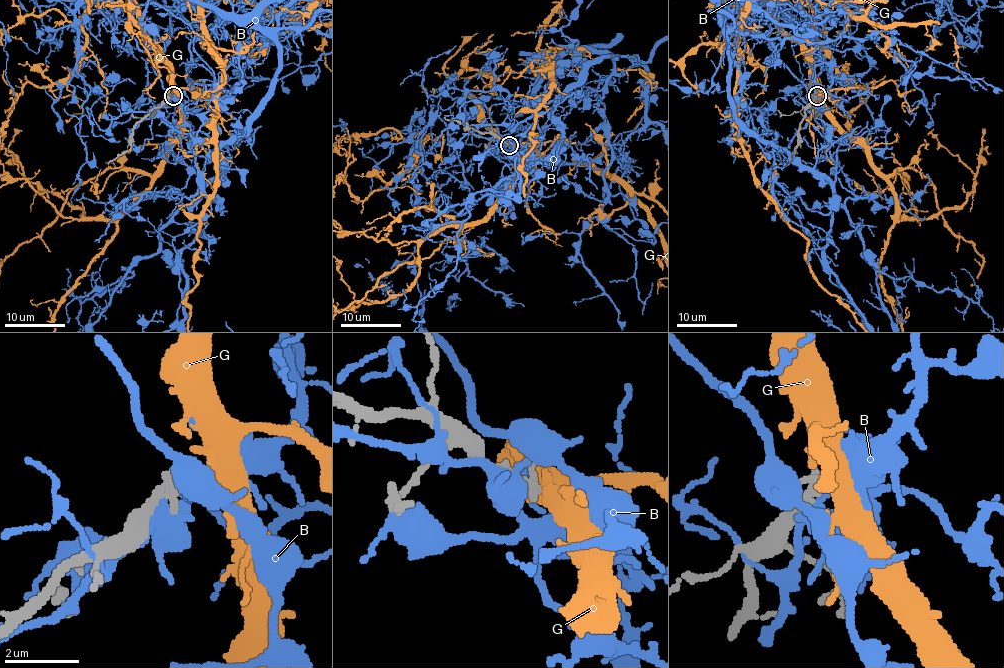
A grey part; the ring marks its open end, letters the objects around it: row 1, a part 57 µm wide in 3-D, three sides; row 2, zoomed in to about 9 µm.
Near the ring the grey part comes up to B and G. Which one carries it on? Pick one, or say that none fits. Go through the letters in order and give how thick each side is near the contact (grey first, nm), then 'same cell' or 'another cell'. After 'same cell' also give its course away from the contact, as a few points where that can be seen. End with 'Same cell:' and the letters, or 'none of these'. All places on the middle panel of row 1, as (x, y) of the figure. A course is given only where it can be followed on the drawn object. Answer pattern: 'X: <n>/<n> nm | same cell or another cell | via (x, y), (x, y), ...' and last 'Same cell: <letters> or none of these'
B: 300/400 nm | another cell
G: 240/500 nm | same cell
Same cell: G

